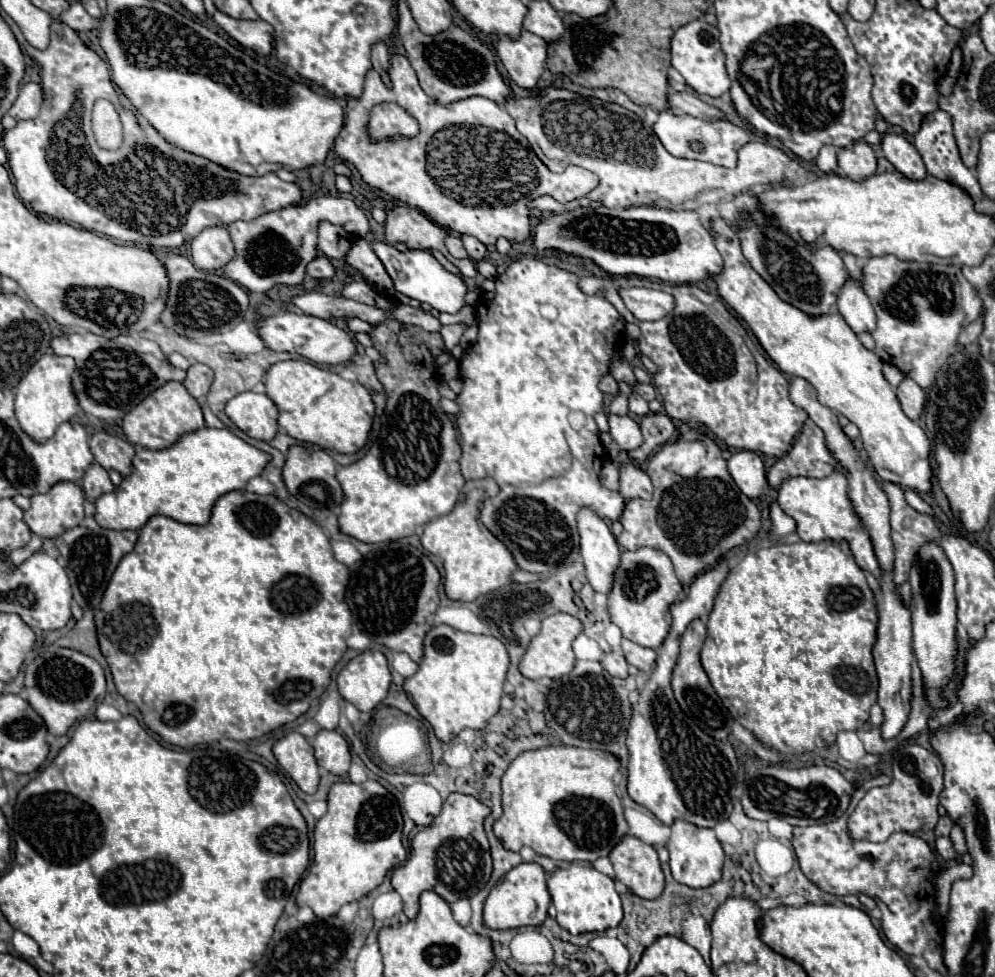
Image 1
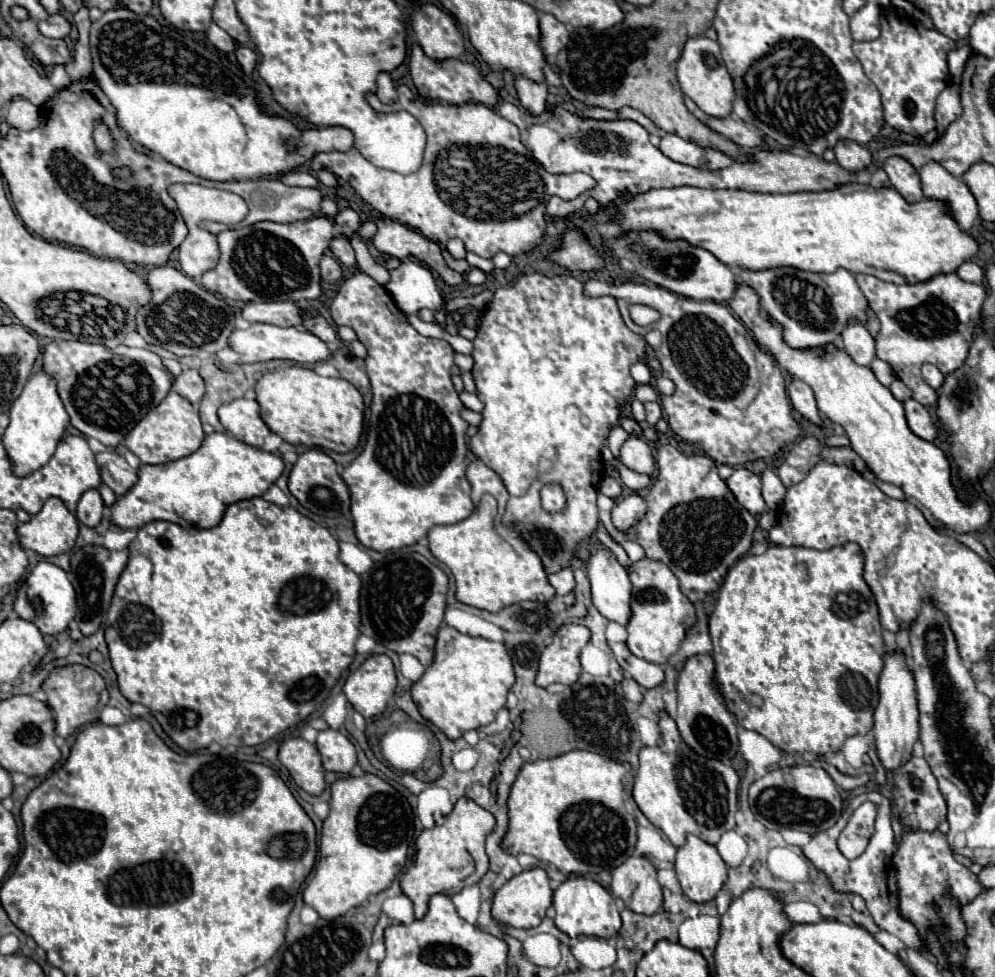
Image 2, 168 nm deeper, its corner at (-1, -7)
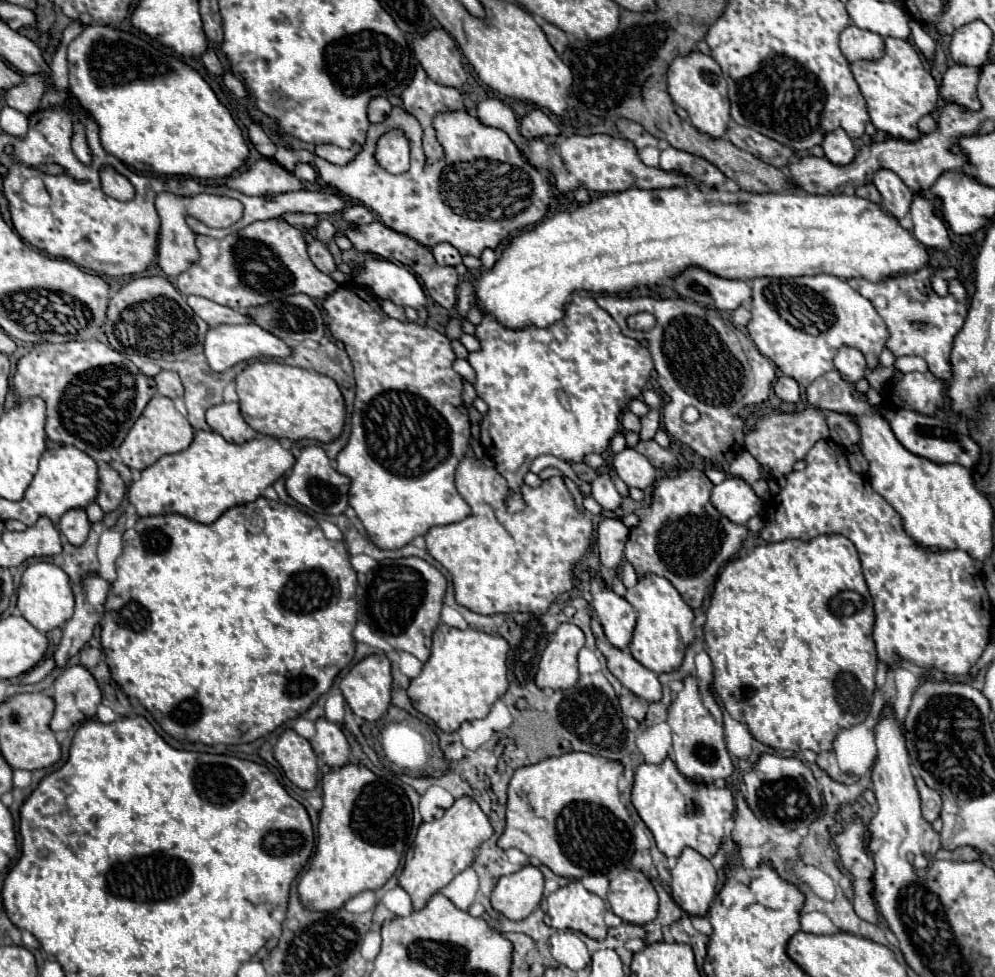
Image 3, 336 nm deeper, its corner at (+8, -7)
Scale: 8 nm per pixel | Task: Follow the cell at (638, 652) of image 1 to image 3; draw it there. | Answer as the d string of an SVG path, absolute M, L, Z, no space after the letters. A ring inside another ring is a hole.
M600 627L594 629L594 635L598 639L598 649L606 655L608 659L608 669L610 673L626 687L630 689L636 697L644 699L646 703L654 703L662 699L662 687L658 681L658 675L650 669L646 669L644 665L640 665L630 651L620 651L612 645L608 645L604 639L604 635L600 633Z

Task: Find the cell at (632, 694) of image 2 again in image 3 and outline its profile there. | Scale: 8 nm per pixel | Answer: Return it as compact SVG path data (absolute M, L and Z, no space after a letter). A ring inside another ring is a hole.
M624 691L620 697L620 707L624 711L626 717L634 717L636 721L644 721L646 719L646 711L648 711L648 703L642 701L640 697L636 697L630 691Z

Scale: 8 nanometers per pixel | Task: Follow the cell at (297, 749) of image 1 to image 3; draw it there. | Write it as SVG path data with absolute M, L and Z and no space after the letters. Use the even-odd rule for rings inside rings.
M286 729L274 747L274 759L284 769L286 777L300 789L314 789L318 783L318 759L308 739Z

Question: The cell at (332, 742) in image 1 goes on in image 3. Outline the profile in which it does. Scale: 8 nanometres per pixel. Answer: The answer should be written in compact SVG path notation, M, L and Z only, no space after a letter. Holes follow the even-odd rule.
M318 717L316 719L316 735L310 739L314 753L318 759L322 759L326 765L330 767L344 767L348 763L350 757L350 745L346 735L342 733L342 729L324 719Z

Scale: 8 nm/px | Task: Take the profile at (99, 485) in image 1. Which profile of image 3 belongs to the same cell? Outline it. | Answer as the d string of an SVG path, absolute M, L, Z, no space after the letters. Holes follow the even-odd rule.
M72 509L66 511L58 523L60 533L68 539L68 543L72 543L74 547L80 547L90 531L90 521L86 517L84 509Z

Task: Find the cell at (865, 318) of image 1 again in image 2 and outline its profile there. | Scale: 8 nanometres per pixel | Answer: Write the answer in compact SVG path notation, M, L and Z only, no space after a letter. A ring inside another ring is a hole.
M859 319L847 321L847 327L841 333L841 345L859 365L869 365L875 357L875 341Z

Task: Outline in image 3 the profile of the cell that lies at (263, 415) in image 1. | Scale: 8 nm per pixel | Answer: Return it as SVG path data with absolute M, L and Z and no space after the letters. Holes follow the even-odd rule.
M220 403L206 411L206 423L212 431L220 433L226 441L246 443L258 433L242 419L238 403Z

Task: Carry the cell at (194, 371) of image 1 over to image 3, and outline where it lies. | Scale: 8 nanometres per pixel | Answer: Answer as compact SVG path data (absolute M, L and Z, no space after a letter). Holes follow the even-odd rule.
M160 371L154 377L154 381L156 381L158 393L164 395L164 397L176 399L176 397L182 397L182 393L184 393L184 387L182 387L180 377L176 373L172 373L172 371Z

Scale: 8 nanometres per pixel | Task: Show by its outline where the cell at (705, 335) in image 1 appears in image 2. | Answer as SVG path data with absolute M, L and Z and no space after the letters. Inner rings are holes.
M589 279L583 285L583 295L601 297L601 289L605 295L617 297L619 313L633 333L645 337L651 329L661 331L661 347L653 349L647 345L645 353L649 359L659 359L661 375L675 383L675 393L661 395L661 405L671 429L679 437L699 443L709 457L721 459L717 463L741 467L755 459L775 457L803 433L803 427L791 415L781 369L775 359L755 343L751 331L731 314L727 306L681 297L657 285L609 285L597 279ZM631 303L647 303L659 309L661 319L651 327L633 327L627 313ZM747 341L753 345L753 351Z

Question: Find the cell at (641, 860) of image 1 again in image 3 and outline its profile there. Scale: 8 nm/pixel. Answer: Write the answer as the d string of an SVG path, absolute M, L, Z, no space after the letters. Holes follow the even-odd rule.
M624 869L610 881L608 903L614 915L632 925L646 925L658 915L658 895L638 869Z

